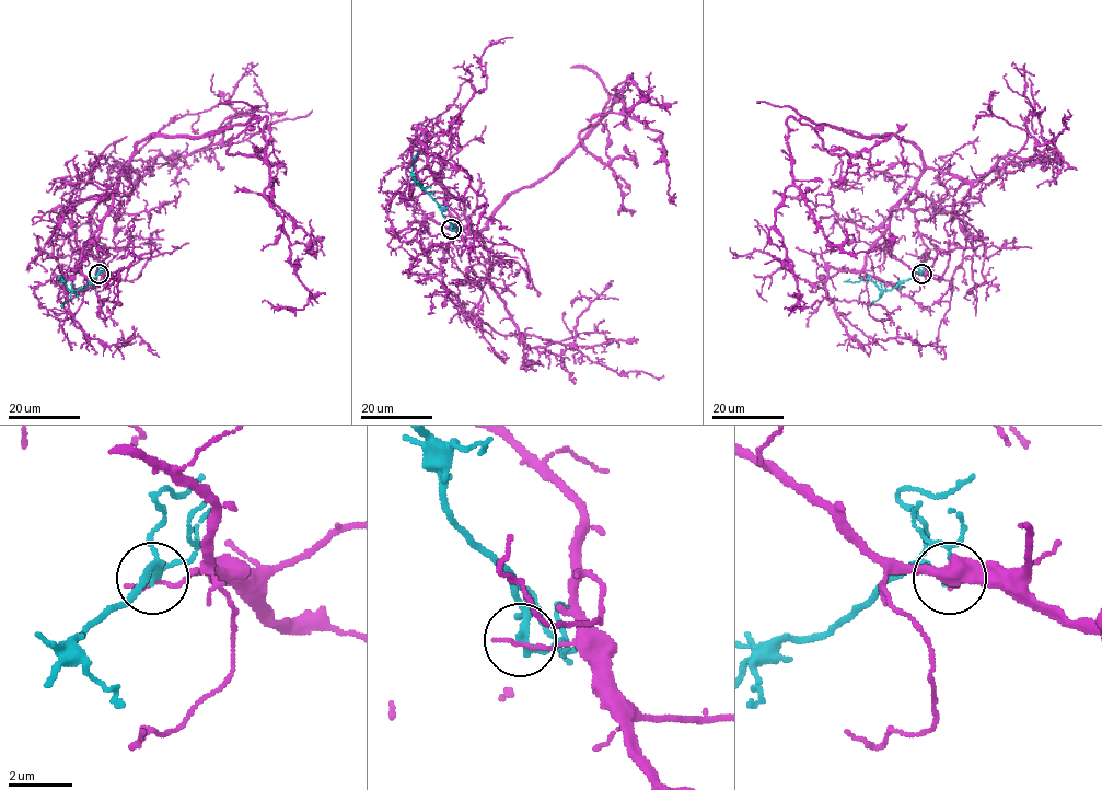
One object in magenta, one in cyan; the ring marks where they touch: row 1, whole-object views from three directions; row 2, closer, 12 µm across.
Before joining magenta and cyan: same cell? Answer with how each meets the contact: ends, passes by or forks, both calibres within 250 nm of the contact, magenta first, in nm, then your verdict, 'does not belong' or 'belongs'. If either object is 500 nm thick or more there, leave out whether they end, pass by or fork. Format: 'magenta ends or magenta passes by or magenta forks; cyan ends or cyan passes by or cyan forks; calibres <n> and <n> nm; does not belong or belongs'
magenta ends; cyan forks; calibres 140 and 180 nm; does not belong

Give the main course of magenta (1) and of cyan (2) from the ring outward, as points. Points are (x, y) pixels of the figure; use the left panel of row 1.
1: (99, 275), (93, 241), (139, 142), (266, 116), (265, 198), (309, 300), (262, 302)
2: (99, 274), (81, 290), (70, 291), (59, 280), (66, 281)

